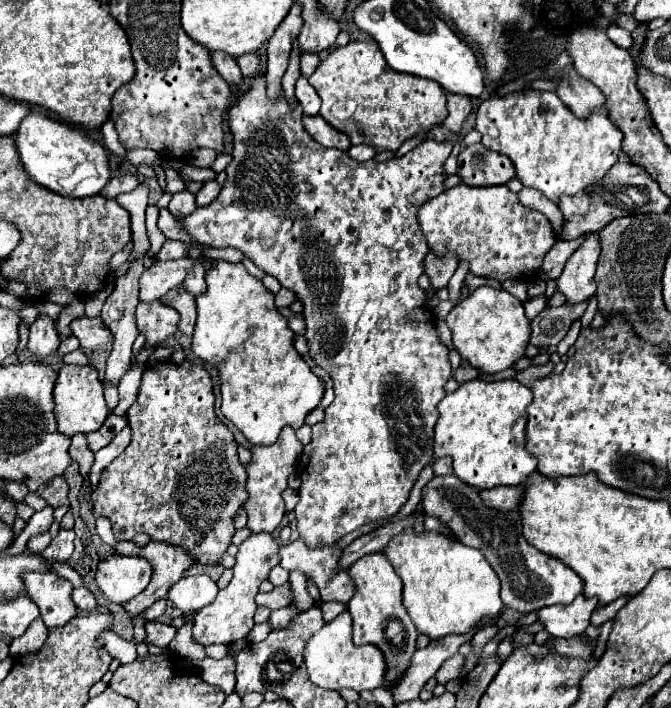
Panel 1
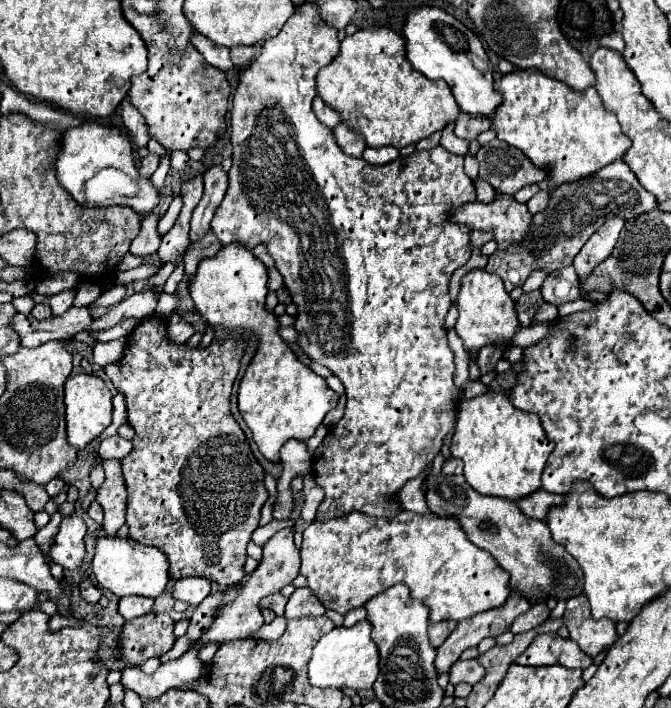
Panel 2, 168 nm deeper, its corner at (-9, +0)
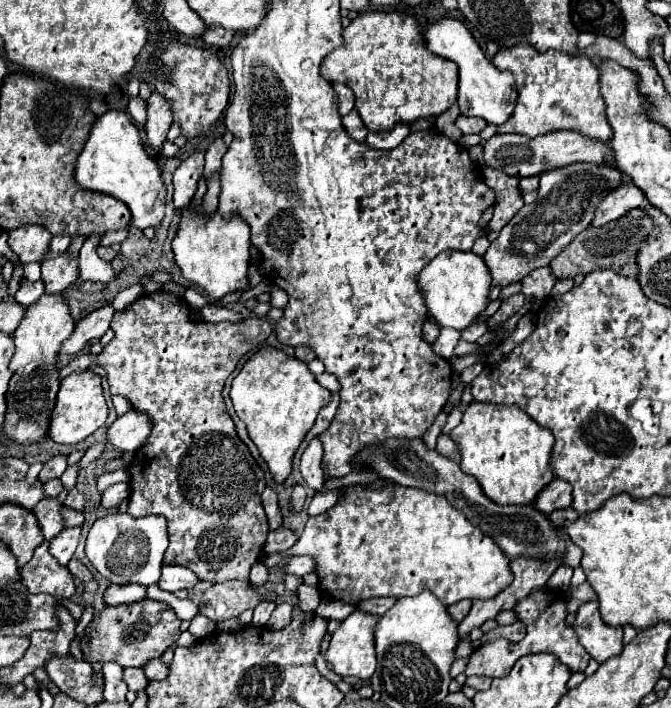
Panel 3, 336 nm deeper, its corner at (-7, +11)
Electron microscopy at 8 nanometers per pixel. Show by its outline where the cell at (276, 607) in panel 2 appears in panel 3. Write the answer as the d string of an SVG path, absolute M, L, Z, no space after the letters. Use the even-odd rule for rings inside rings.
M225 581L211 585L199 603L199 609L211 621L227 621L231 617L239 617L245 609L253 609L263 599L255 593L255 589L241 581Z

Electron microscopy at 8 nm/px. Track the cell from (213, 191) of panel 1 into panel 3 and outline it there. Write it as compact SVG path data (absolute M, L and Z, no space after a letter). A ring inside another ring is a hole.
M217 137L209 149L207 149L207 155L205 155L205 179L209 179L215 171L221 169L221 159L227 151L227 145L223 141L223 137Z

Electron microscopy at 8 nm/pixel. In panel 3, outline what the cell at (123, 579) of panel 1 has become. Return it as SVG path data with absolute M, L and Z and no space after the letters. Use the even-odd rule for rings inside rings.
M109 513L97 519L87 535L85 553L91 565L107 577L111 583L137 583L137 585L153 585L159 581L163 553L167 549L167 521L159 515L131 517L129 513Z

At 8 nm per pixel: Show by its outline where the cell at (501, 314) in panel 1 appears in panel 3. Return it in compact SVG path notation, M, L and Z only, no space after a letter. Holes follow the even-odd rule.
M443 251L423 271L419 271L419 291L423 293L427 313L445 327L463 331L487 307L491 275L483 259L473 251Z

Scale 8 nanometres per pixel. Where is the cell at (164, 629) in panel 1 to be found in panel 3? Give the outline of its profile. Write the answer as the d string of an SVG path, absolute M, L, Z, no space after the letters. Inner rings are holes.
M143 599L131 605L105 607L99 615L91 619L81 639L83 659L87 663L107 663L115 661L125 667L143 667L149 659L159 659L171 645L175 645L181 635L181 619L167 603Z

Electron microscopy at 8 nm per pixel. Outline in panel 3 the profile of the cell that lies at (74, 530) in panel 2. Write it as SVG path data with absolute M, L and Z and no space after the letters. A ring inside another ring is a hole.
M71 527L71 529L65 529L59 537L55 537L55 541L49 543L49 553L61 563L61 565L67 565L67 561L73 557L75 553L75 547L79 543L79 537L81 537L81 527Z

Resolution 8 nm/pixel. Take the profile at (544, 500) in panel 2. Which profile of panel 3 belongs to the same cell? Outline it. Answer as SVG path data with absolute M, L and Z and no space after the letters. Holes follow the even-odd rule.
M555 479L551 485L547 485L543 493L539 493L535 501L535 509L549 515L555 509L567 509L571 503L573 503L573 495L569 483L563 479Z

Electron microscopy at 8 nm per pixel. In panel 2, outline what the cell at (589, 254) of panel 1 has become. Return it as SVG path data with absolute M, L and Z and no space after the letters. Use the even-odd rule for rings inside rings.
M607 220L579 250L579 254L573 260L573 268L581 280L585 280L613 252L621 228L623 220Z

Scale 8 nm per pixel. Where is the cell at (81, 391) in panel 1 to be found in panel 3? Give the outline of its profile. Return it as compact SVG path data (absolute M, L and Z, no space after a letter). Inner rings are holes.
M83 371L83 373L73 373L65 377L59 385L57 401L49 417L49 429L47 437L53 439L55 443L65 443L65 445L77 445L85 441L89 435L93 435L107 419L107 403L103 397L103 387L101 387L101 377L93 371Z

